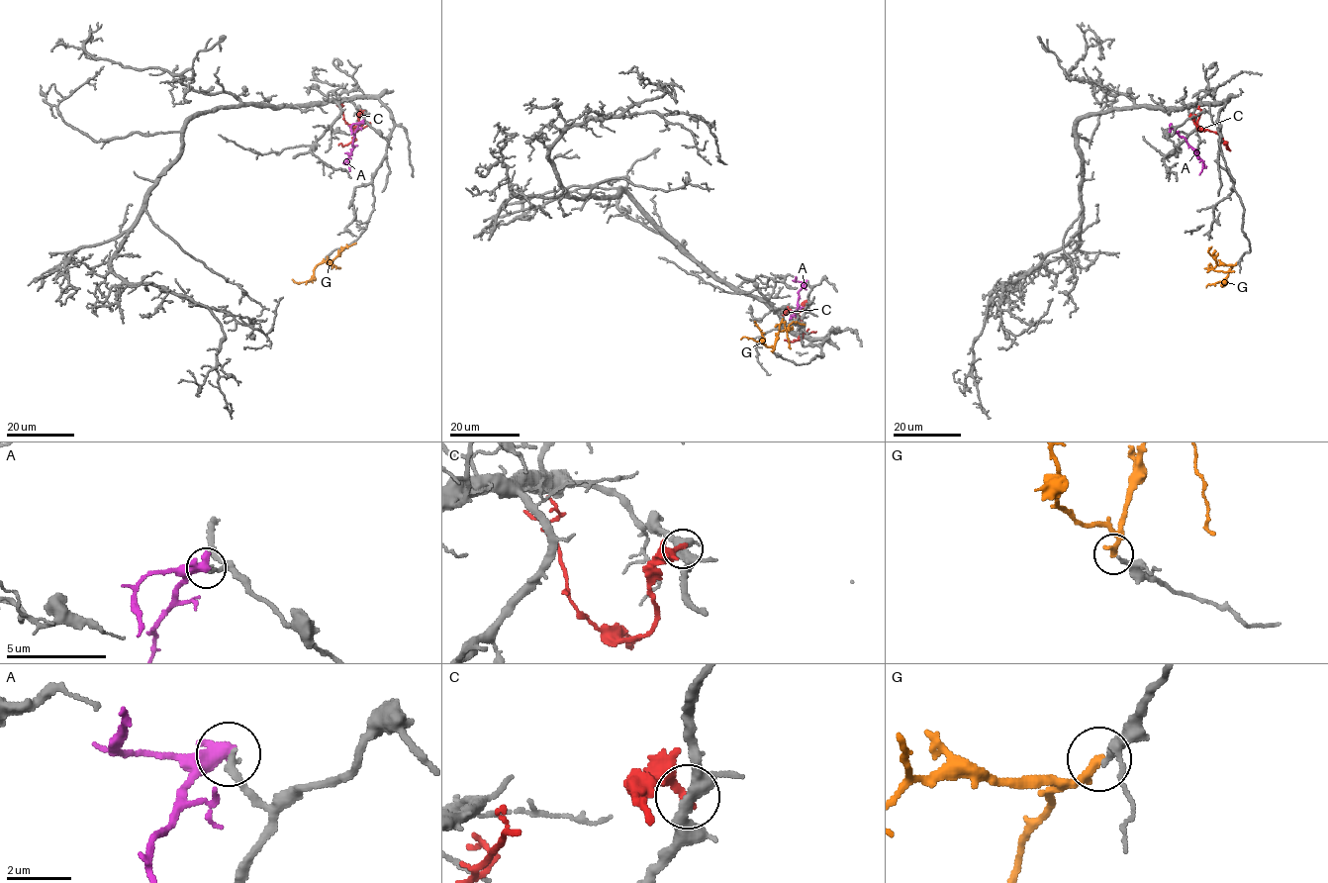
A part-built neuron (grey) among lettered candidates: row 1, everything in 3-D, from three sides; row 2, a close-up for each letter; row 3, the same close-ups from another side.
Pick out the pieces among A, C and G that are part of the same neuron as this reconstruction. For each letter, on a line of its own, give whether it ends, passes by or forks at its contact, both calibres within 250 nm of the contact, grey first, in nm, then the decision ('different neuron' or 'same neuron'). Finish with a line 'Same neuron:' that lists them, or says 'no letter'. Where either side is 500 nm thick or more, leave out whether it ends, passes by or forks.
A: 280/600 nm | different neuron
C: it ends | 320/320 nm | different neuron
G: it ends | 240/320 nm | different neuron
Same neuron: no letter

